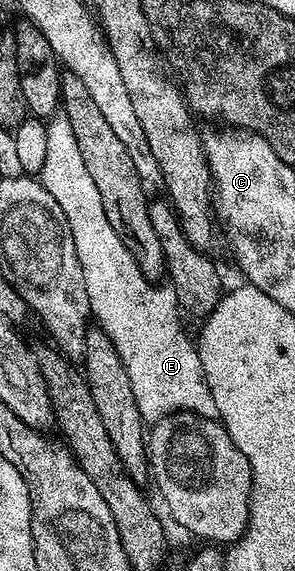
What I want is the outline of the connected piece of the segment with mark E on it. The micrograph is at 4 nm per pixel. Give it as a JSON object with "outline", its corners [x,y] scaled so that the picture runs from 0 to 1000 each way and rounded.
{"outline":[[[186,201],[156,212],[156,228],[163,266],[149,277],[136,315],[163,342],[176,342],[190,356],[203,356],[203,370],[217,370],[231,384],[231,398],[258,426],[258,447],[285,475],[285,503],[298,510],[298,531],[315,560],[329,574],[353,578],[366,594],[393,601],[393,615],[407,615],[407,629],[420,629],[420,650],[434,650],[447,692],[461,692],[461,713],[475,713],[485,739],[519,741],[593,720],[736,732],[732,699],[719,699],[719,685],[698,669],[692,643],[678,636],[661,599],[617,578],[617,569],[603,564],[603,518],[573,497],[525,497],[505,492],[481,480],[461,454],[447,454],[434,433],[420,433],[407,412],[380,405],[380,391],[366,391],[366,377],[353,377],[353,356],[339,356],[339,335],[325,335],[325,320],[312,320],[312,306],[298,306],[285,271],[271,271],[271,250],[258,250],[244,215],[217,201]]]}

